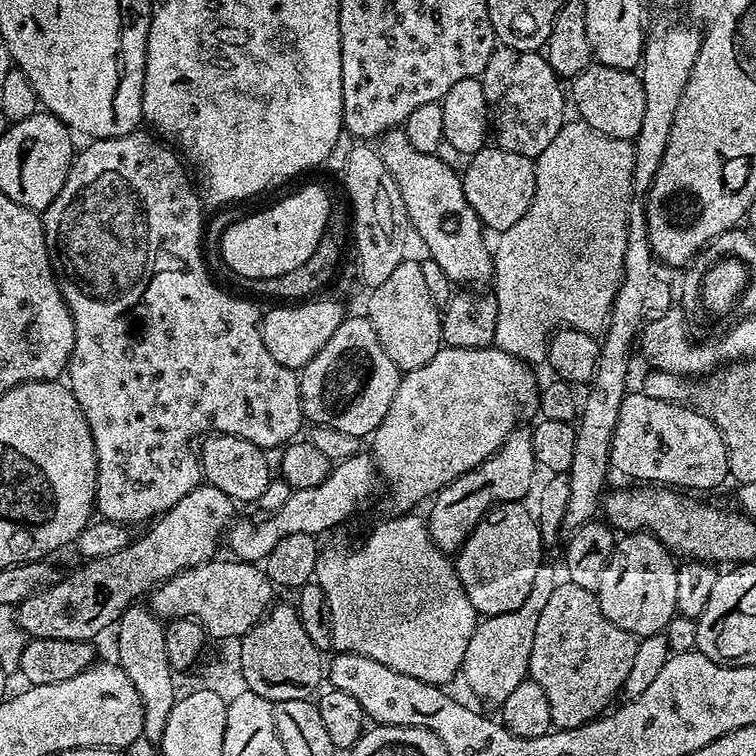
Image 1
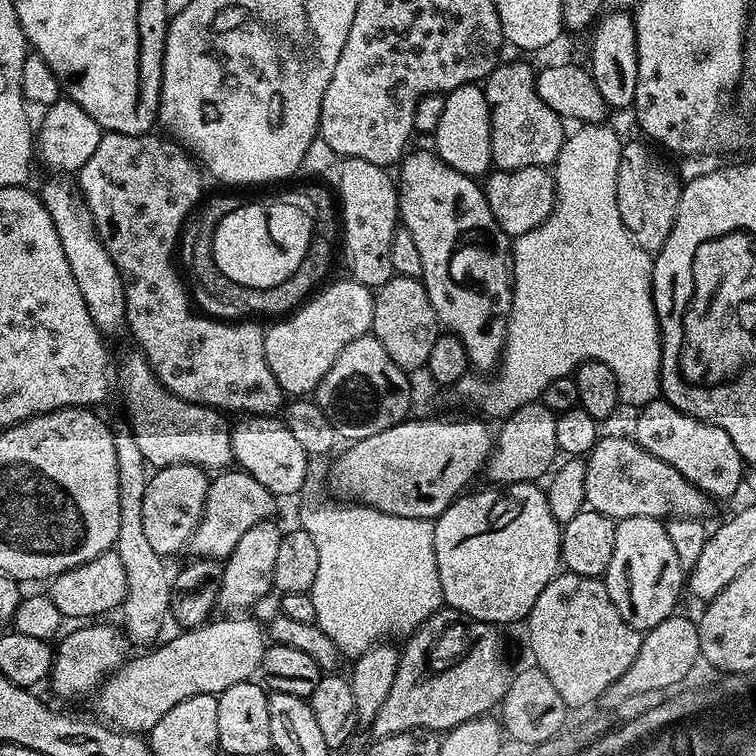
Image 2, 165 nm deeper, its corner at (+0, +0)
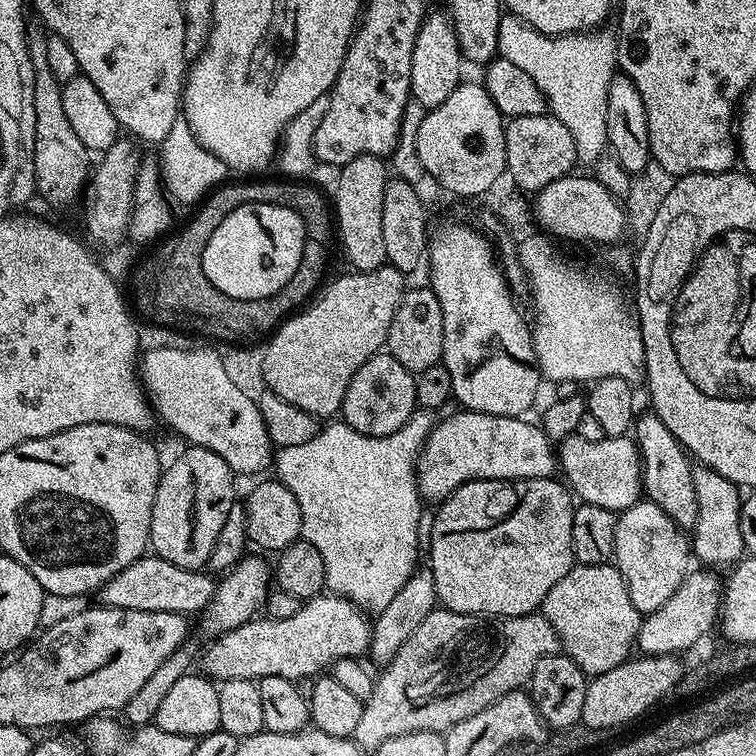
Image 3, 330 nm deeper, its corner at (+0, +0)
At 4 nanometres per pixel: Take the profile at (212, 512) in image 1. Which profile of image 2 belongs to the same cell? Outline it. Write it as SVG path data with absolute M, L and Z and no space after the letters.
M224 470L211 477L205 500L206 508L190 541L193 557L209 557L223 561L241 541L246 530L253 530L254 526L276 516L274 514L278 504L277 497L273 496L270 490L266 490L266 486L262 486L262 482L258 482L258 478L254 478L249 472L232 471Z

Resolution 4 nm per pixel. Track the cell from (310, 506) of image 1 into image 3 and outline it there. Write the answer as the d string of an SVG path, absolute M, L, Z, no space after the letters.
M456 410L453 416L439 421L428 435L420 459L416 461L416 484L425 501L443 502L454 490L471 480L547 480L558 472L558 452L539 423L531 424L528 418L499 416Z

